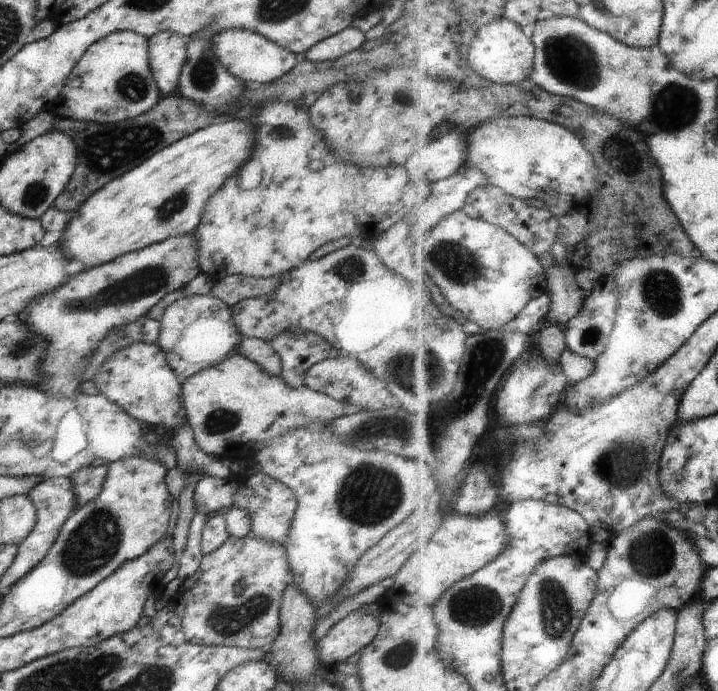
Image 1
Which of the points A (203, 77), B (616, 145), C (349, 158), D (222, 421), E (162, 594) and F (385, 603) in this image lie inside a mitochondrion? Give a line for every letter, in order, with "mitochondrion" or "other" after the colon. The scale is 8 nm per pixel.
A: mitochondrion
B: mitochondrion
C: other
D: mitochondrion
E: other
F: other

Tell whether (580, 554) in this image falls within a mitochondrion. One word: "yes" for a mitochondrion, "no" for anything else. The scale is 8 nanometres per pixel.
no

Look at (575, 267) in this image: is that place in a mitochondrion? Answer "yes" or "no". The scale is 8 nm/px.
no

